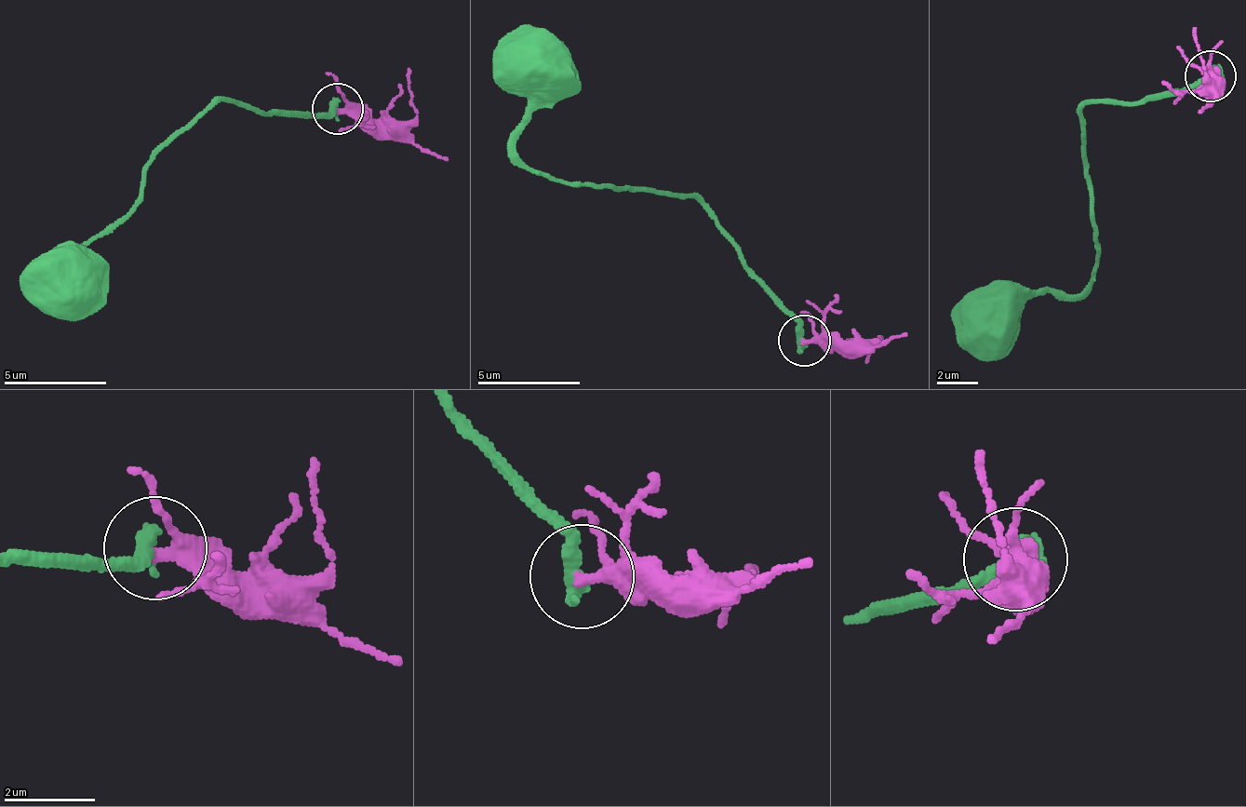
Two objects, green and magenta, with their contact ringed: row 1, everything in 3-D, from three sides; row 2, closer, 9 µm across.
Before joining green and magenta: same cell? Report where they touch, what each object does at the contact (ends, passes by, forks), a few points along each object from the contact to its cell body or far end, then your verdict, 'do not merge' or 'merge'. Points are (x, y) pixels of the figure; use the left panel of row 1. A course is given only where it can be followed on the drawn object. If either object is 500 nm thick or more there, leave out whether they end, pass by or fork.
place (338, 108); green ends; magenta passes by; course green (336, 107), (322, 113), (216, 99), (148, 165), (144, 196), (48, 265), (53, 259), (59, 278); course magenta (336, 107), (408, 122), (411, 69); do not merge

